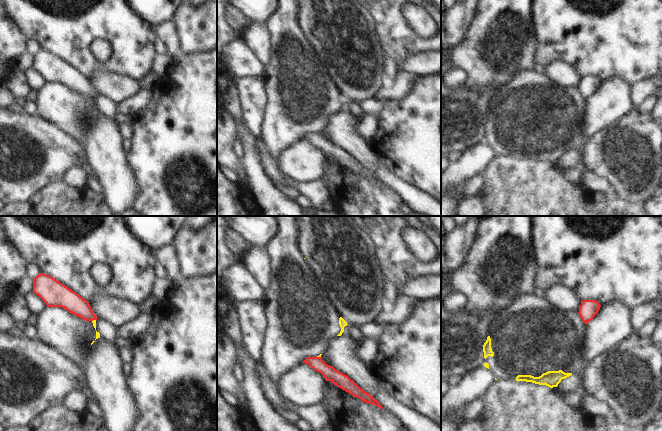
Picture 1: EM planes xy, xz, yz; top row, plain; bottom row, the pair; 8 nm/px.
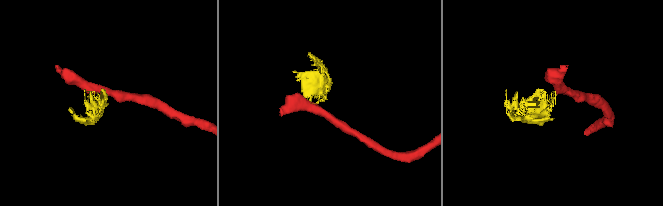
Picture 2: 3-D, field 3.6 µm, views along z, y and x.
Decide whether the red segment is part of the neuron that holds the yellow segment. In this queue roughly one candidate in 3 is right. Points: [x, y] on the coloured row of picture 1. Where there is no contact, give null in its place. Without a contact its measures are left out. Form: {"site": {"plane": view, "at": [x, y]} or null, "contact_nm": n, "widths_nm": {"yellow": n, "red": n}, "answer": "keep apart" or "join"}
{"site": {"plane": "xy", "at": [93, 320]}, "contact_nm": 40, "widths_nm": {"yellow": 30, "red": 160}, "answer": "keep apart"}

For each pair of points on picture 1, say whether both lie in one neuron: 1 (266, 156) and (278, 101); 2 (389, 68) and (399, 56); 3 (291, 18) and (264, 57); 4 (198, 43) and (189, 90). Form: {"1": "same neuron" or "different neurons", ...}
{"1": "different neurons", "2": "different neurons", "3": "different neurons", "4": "different neurons"}

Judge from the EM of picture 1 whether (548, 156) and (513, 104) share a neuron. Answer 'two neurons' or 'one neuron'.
one neuron

